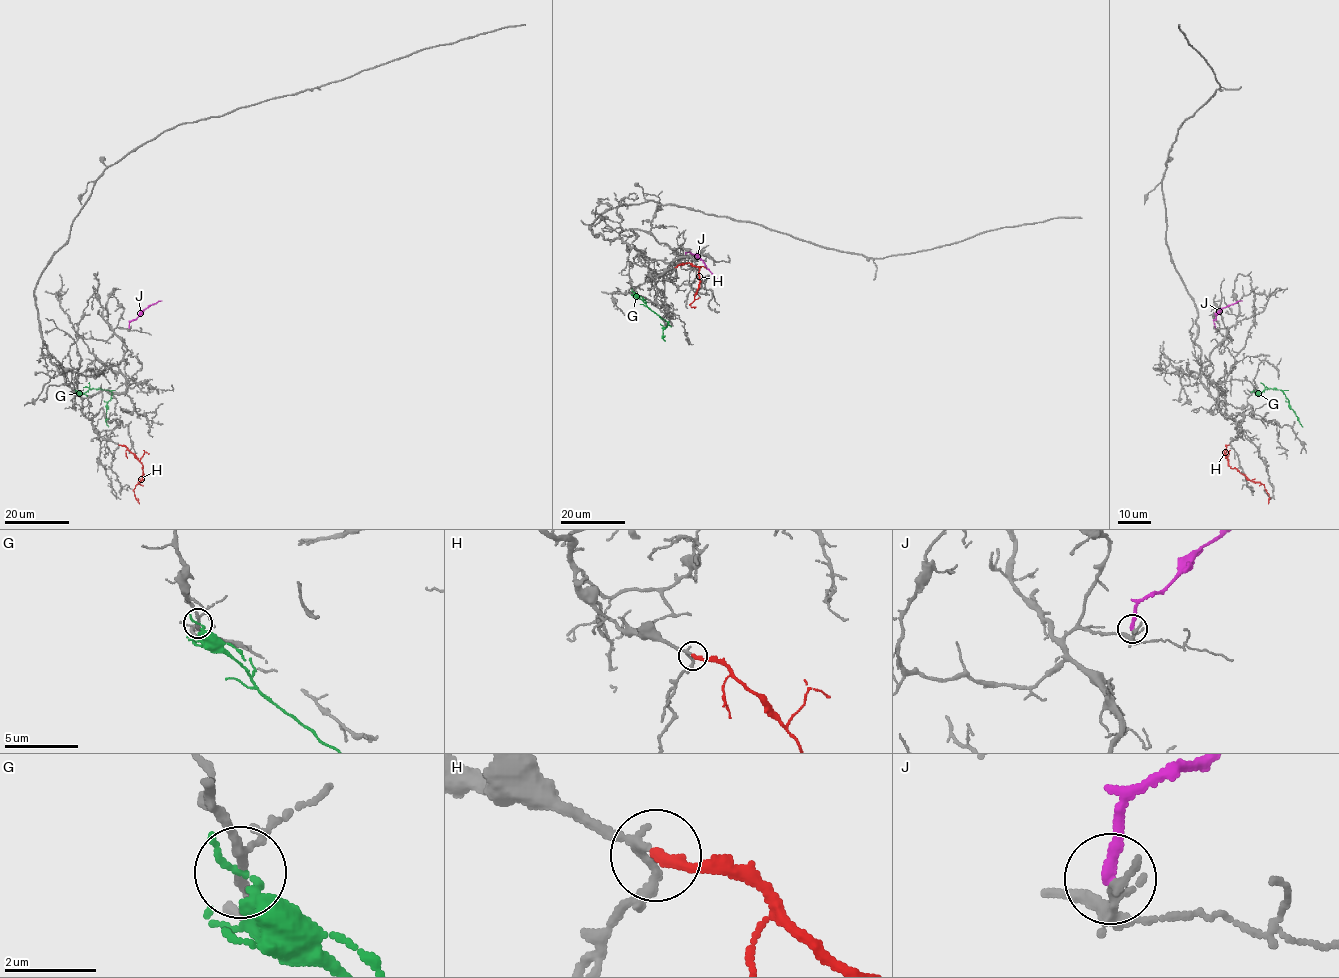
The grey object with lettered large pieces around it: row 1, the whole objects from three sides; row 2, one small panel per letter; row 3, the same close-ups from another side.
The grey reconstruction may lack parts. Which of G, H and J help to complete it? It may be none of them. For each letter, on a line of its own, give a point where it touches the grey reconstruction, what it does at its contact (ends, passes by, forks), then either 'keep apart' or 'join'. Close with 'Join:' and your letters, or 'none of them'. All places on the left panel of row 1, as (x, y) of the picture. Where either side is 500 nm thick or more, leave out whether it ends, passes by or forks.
G: (77, 391) | it ends | keep apart
H: (119, 445) | it ends | join
J: (129, 327) | it ends | keep apart
Join: H

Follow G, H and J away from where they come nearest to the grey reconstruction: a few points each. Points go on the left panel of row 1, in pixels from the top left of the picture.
G: (77, 391), (102, 389), (111, 392), (106, 411), (108, 427)
H: (119, 444), (125, 446), (142, 465), (142, 478), (133, 490), (139, 503)
J: (128, 327), (150, 305), (162, 300)

